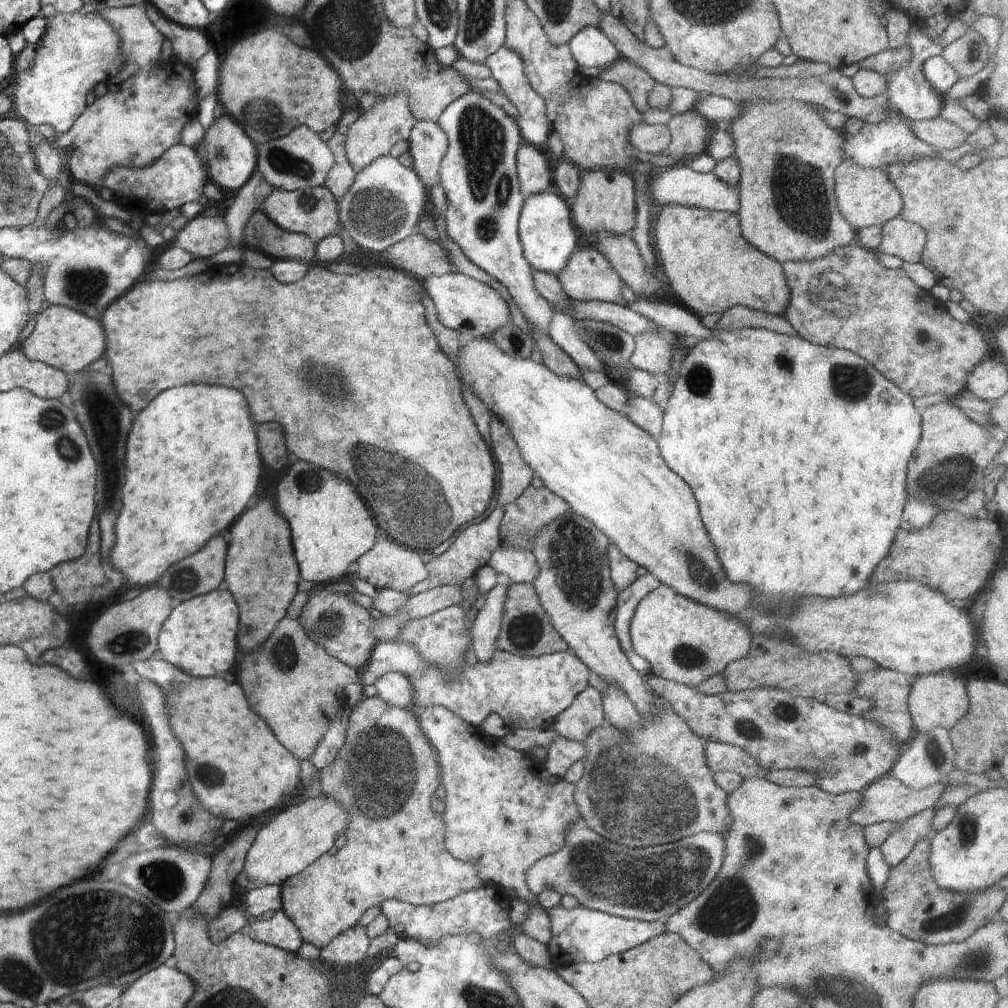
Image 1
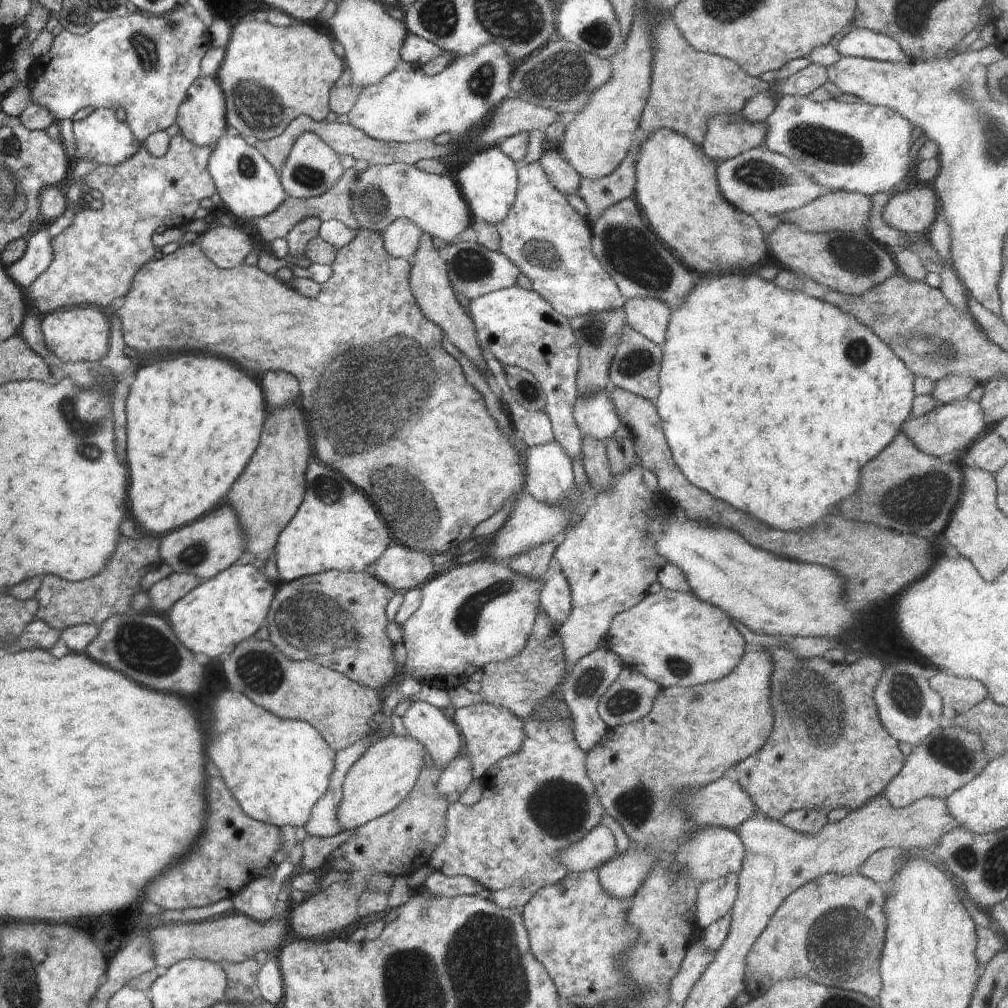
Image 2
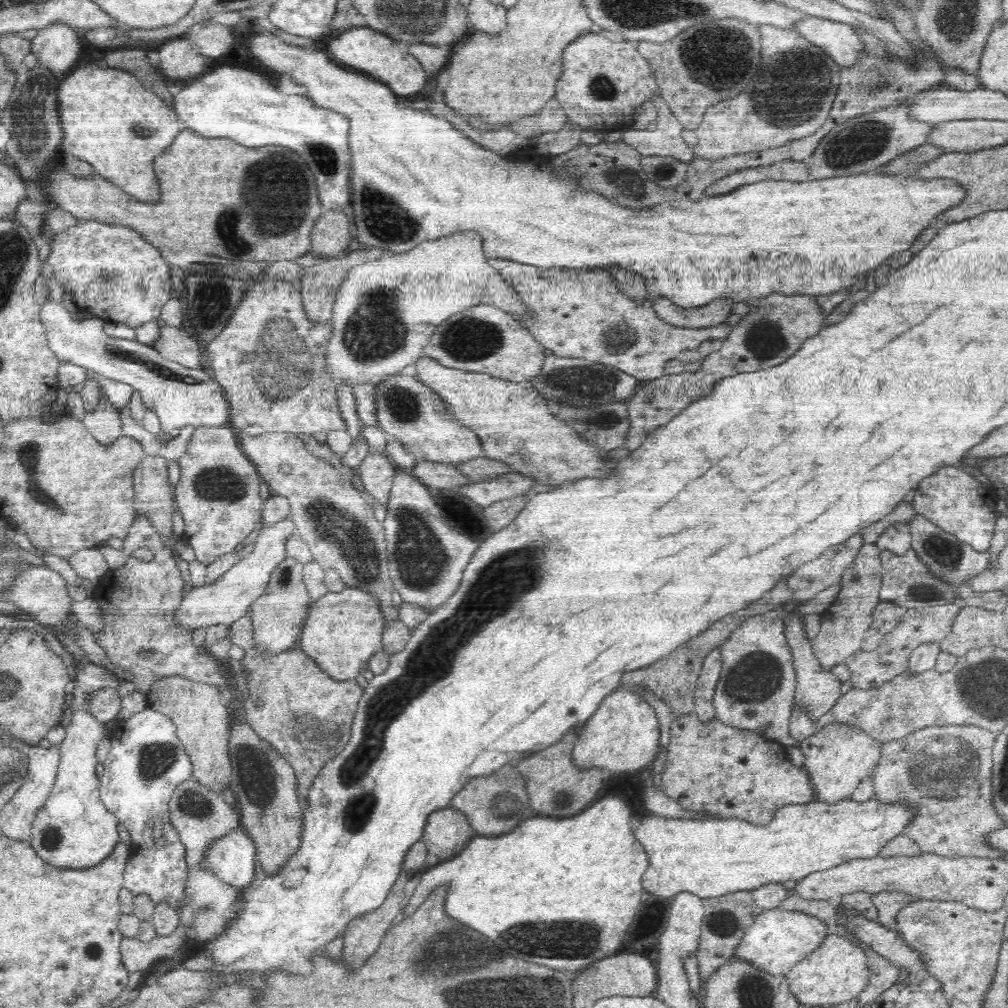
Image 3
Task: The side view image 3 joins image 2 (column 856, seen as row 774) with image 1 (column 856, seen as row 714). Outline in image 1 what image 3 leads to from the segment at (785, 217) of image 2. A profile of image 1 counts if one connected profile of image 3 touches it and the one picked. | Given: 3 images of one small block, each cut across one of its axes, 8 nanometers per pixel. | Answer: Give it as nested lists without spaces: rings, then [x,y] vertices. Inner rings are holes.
[[[844,159],[836,167],[835,195],[839,211],[856,232],[864,227],[882,227],[890,219],[898,217],[903,207],[901,194],[885,170],[864,168],[849,159]]]

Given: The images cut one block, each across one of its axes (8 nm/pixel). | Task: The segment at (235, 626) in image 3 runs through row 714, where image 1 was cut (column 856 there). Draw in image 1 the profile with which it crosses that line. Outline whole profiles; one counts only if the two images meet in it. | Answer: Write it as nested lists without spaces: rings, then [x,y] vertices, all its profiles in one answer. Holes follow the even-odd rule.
[[[860,244],[846,245],[840,248],[835,248],[825,257],[816,259],[815,261],[788,261],[782,264],[787,285],[791,295],[789,303],[783,312],[784,318],[792,325],[792,328],[804,340],[815,345],[828,345],[832,348],[844,348],[852,351],[861,357],[864,357],[872,366],[876,367],[876,372],[881,372],[888,380],[900,387],[900,390],[907,392],[911,397],[924,397],[925,395],[935,395],[940,393],[946,396],[947,399],[954,399],[960,392],[964,392],[967,386],[967,378],[972,372],[972,369],[982,361],[989,358],[990,346],[984,340],[982,332],[972,323],[959,322],[954,319],[946,310],[945,303],[935,299],[931,293],[919,286],[916,286],[902,267],[897,269],[889,269],[884,267],[876,257],[876,252],[862,247]]]

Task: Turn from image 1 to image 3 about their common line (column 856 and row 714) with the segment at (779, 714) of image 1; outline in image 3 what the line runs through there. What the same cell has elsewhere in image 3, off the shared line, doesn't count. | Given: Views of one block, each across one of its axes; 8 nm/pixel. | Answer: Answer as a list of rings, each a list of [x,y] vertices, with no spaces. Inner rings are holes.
[[[770,610],[744,620],[731,632],[719,647],[722,668],[712,700],[716,719],[722,724],[757,730],[762,737],[786,748],[799,746],[789,733],[797,681],[793,656],[783,633],[788,616],[786,610]]]

